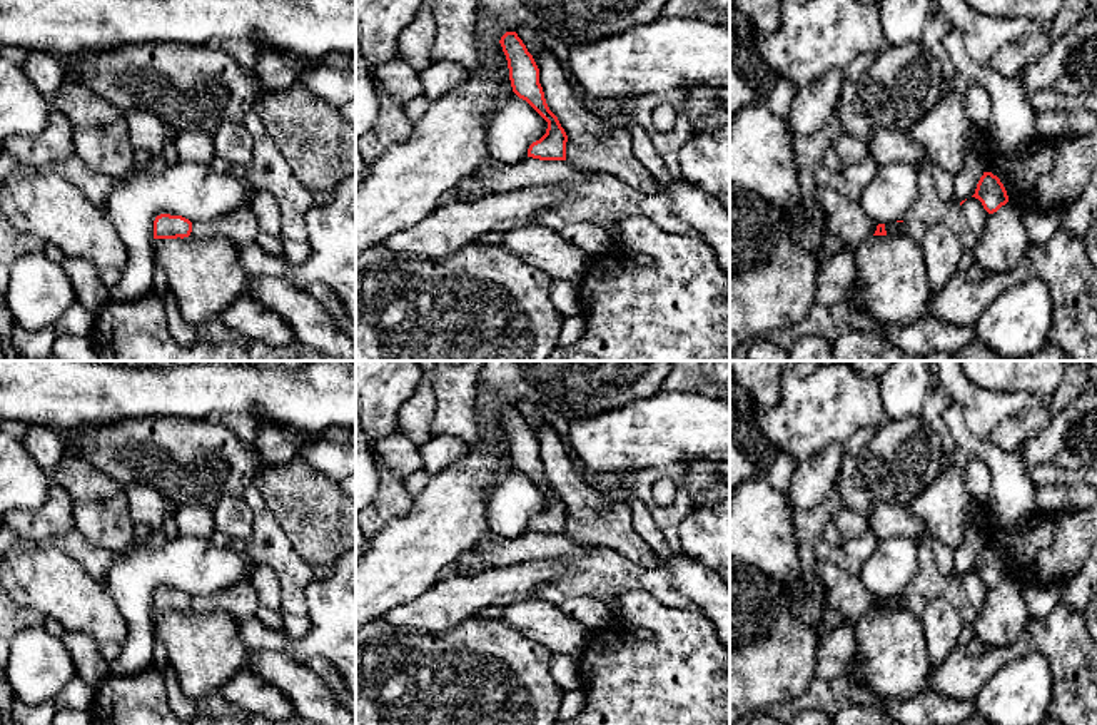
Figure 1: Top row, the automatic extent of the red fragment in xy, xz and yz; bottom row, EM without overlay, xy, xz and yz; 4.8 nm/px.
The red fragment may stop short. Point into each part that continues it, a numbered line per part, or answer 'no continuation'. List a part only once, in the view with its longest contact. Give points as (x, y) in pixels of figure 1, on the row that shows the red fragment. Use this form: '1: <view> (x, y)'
no continuation

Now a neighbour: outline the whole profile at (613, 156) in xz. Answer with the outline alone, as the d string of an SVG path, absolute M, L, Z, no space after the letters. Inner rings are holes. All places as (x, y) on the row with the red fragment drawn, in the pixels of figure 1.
M544 47L533 58L546 104L568 135L566 160L581 172L611 174L633 189L658 194L658 182L633 154L628 129L608 127L583 105L551 50Z

